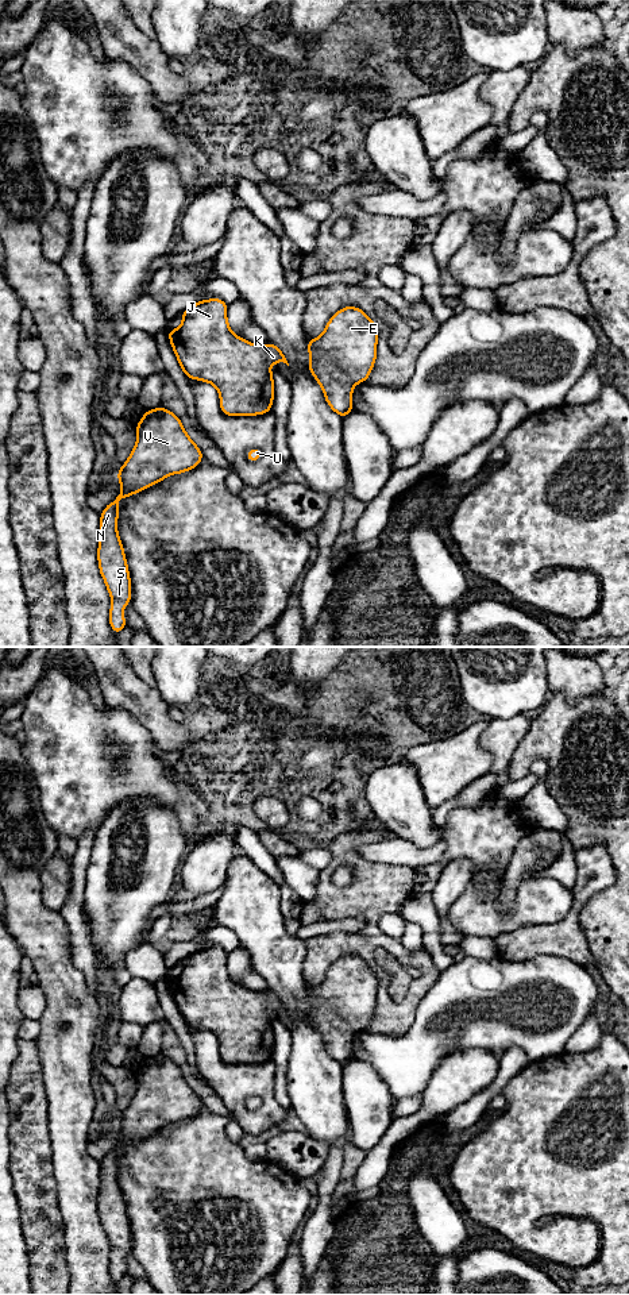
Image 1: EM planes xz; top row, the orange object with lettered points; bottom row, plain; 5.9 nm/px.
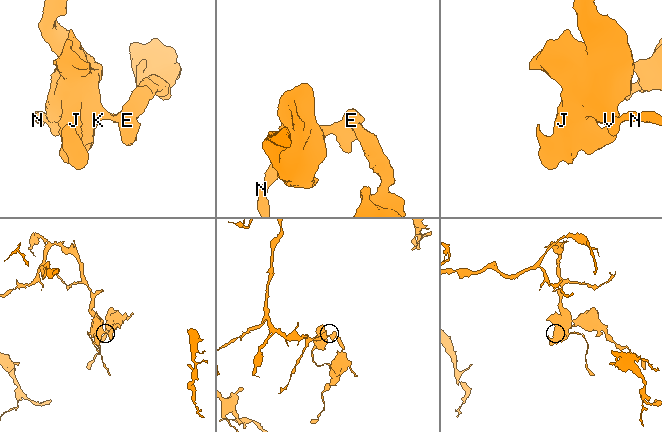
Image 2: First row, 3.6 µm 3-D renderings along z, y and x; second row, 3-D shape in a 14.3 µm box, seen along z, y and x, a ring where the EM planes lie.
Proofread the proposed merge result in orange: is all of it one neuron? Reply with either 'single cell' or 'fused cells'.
single cell

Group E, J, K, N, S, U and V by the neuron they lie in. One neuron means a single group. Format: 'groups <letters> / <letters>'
groups E J K N S U V

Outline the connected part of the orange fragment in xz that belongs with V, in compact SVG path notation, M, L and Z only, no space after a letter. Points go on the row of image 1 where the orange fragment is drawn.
M162 406L144 412L136 424L136 435L131 455L117 470L121 493L105 505L100 514L97 559L100 574L113 601L109 608L109 625L116 635L127 627L120 612L131 601L130 571L117 533L119 501L163 481L167 475L194 469L204 458L181 420Z

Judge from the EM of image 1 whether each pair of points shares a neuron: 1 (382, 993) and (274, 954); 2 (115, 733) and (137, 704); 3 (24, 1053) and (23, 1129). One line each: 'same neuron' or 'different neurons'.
1: different neurons
2: different neurons
3: same neuron

